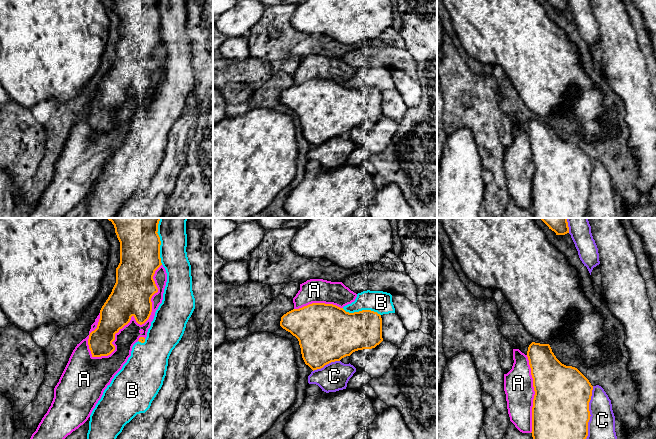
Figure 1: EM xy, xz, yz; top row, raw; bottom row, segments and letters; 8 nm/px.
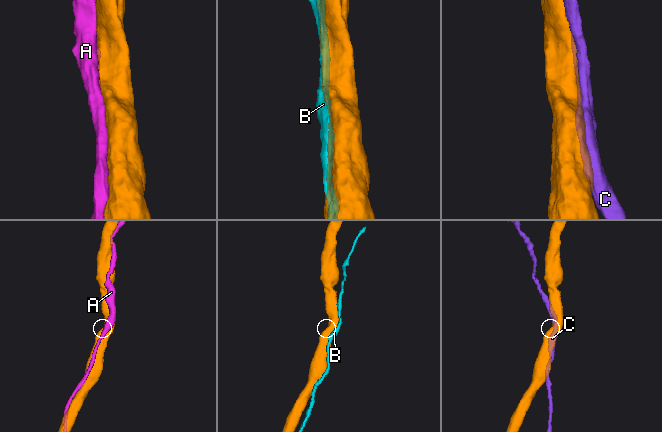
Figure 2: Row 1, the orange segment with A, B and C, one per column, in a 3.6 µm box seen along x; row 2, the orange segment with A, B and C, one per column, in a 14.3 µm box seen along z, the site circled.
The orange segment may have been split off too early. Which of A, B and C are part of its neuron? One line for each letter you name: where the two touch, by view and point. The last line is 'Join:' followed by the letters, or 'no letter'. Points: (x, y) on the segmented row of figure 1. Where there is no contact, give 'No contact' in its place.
A: Touches orange at xy (138, 323)
Join: A

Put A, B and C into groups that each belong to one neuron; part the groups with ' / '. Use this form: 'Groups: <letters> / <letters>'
Groups: A / B / C

